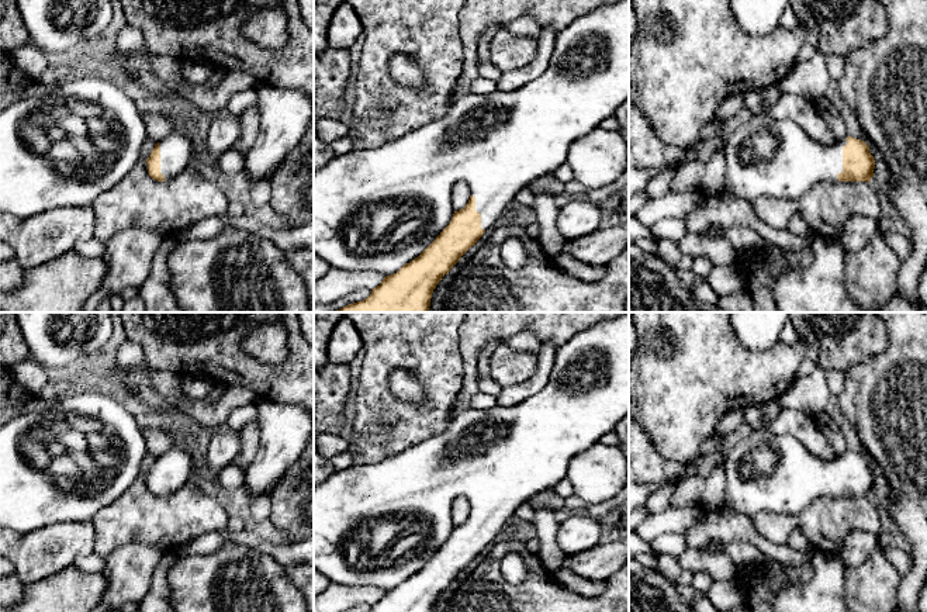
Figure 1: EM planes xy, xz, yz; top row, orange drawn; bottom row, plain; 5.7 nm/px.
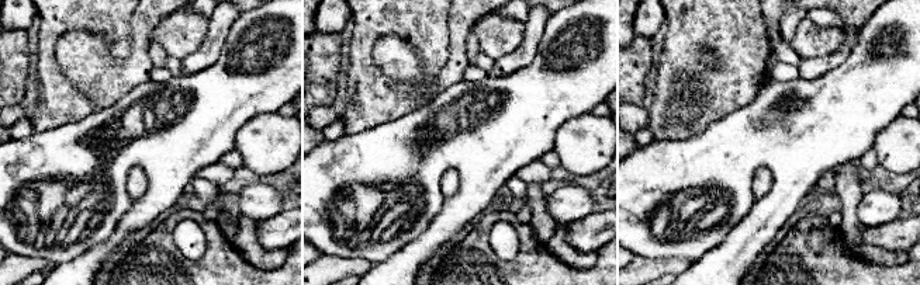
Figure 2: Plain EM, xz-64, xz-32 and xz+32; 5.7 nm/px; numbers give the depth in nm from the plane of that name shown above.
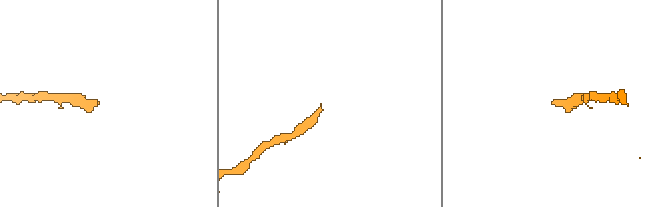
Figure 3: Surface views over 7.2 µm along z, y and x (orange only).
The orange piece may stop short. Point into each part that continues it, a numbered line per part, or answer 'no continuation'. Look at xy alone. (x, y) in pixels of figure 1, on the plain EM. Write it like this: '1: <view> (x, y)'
1: xy (176, 464)

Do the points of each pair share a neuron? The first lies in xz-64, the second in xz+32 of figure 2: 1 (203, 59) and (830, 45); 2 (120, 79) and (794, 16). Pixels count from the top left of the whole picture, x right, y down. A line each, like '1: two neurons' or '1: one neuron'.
1: two neurons
2: two neurons

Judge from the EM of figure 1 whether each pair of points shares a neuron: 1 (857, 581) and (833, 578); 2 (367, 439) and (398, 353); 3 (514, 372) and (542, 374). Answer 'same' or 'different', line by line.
1: different
2: same
3: different

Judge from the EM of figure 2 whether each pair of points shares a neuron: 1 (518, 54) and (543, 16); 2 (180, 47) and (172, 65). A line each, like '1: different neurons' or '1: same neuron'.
1: same neuron
2: different neurons

